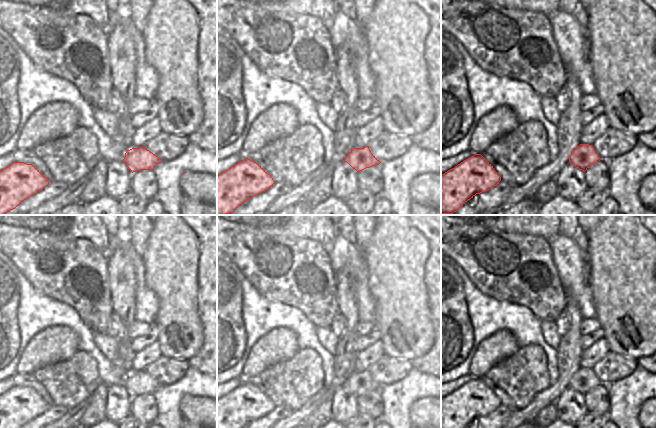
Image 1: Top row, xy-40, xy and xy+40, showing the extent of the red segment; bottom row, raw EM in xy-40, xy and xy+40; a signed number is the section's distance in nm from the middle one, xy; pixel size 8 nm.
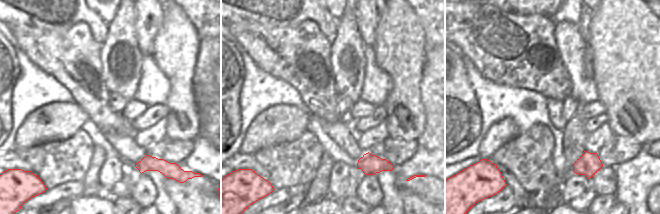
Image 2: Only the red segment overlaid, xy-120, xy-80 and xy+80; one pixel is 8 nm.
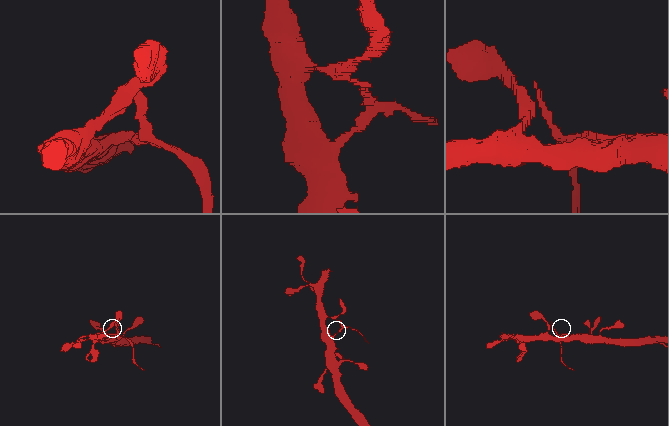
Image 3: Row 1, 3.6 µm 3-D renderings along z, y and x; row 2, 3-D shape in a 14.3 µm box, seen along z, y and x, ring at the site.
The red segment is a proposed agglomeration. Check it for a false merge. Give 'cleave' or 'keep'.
cleave

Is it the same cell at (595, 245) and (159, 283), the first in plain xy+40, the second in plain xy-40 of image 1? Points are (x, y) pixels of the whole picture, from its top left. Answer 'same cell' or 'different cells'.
same cell

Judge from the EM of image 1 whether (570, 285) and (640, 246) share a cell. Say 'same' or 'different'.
different

